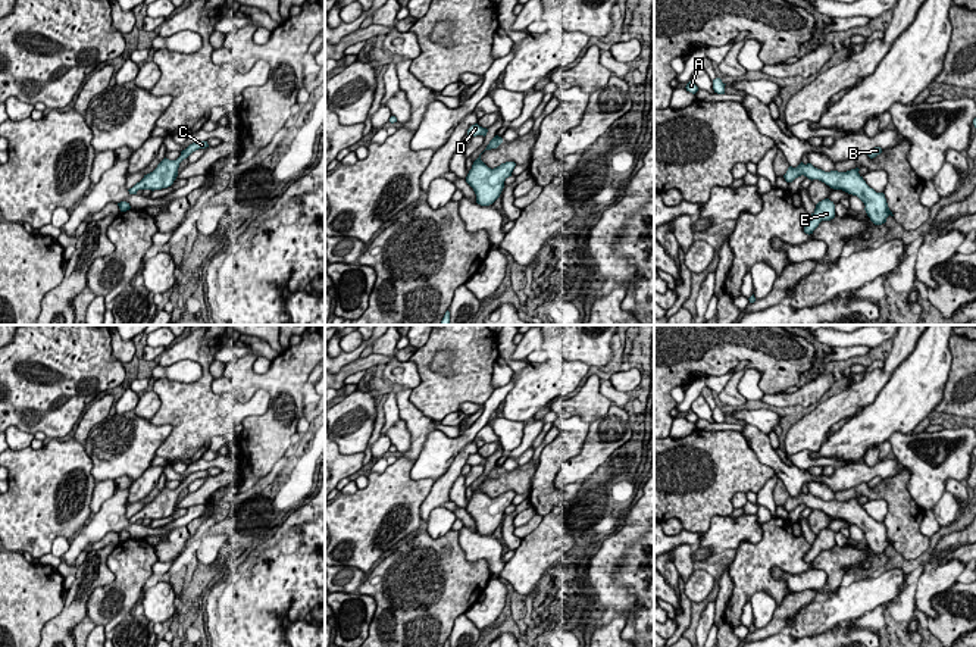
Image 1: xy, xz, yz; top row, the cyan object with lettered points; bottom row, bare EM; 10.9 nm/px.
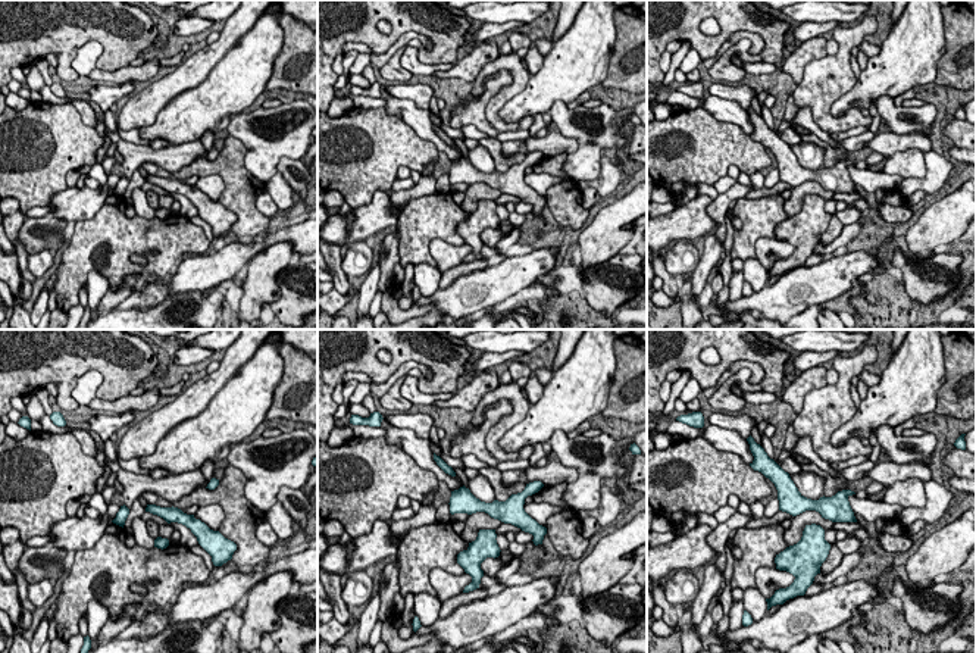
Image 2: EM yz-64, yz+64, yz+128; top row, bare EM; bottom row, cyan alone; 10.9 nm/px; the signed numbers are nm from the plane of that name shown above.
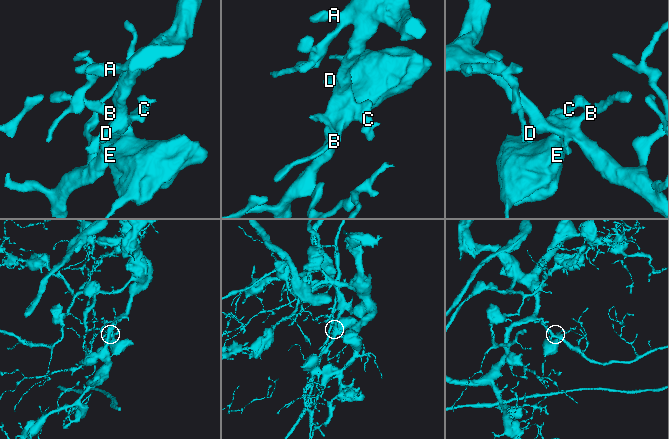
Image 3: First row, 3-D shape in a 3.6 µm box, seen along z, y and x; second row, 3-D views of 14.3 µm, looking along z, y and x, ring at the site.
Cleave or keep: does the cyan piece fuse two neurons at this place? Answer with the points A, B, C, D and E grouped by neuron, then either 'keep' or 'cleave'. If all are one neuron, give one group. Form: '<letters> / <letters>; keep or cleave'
A B C D E; keep

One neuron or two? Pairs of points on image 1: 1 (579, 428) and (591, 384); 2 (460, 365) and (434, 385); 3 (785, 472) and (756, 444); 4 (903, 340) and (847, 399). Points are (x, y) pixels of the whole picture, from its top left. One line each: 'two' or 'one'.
1: two
2: one
3: one
4: one

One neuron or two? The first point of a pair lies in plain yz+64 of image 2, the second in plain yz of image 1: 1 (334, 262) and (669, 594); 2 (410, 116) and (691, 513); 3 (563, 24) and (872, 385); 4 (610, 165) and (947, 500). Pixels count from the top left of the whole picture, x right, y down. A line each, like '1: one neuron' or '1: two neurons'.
1: two neurons
2: two neurons
3: one neuron
4: one neuron

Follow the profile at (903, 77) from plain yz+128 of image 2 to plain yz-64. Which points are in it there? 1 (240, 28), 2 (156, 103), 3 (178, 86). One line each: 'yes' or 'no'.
1: no
2: no
3: no

